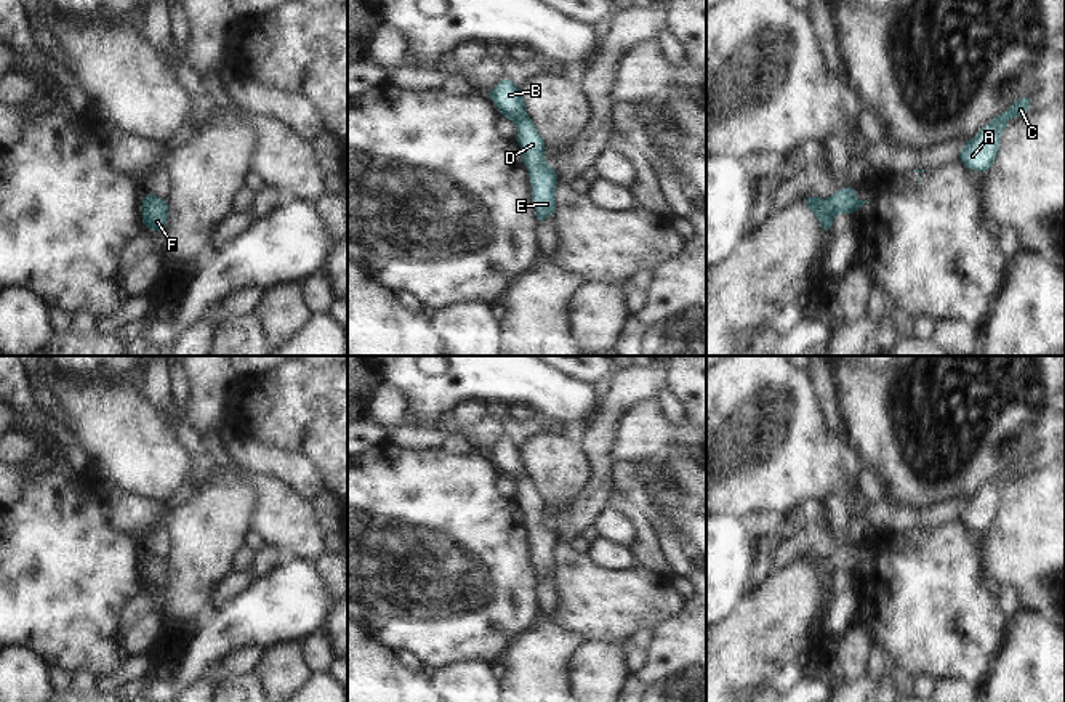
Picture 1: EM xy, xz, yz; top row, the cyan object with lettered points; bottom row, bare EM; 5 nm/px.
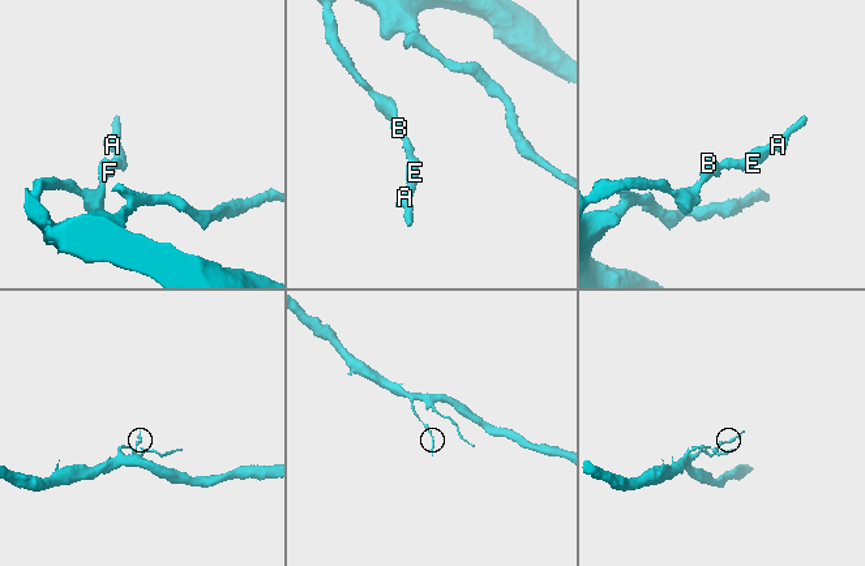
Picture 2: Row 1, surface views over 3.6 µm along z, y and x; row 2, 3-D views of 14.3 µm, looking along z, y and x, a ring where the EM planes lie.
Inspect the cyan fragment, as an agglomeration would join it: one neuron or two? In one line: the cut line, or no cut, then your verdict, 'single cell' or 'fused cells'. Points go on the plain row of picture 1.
no cut; single cell

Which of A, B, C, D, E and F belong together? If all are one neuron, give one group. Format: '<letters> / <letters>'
A B C D E F

